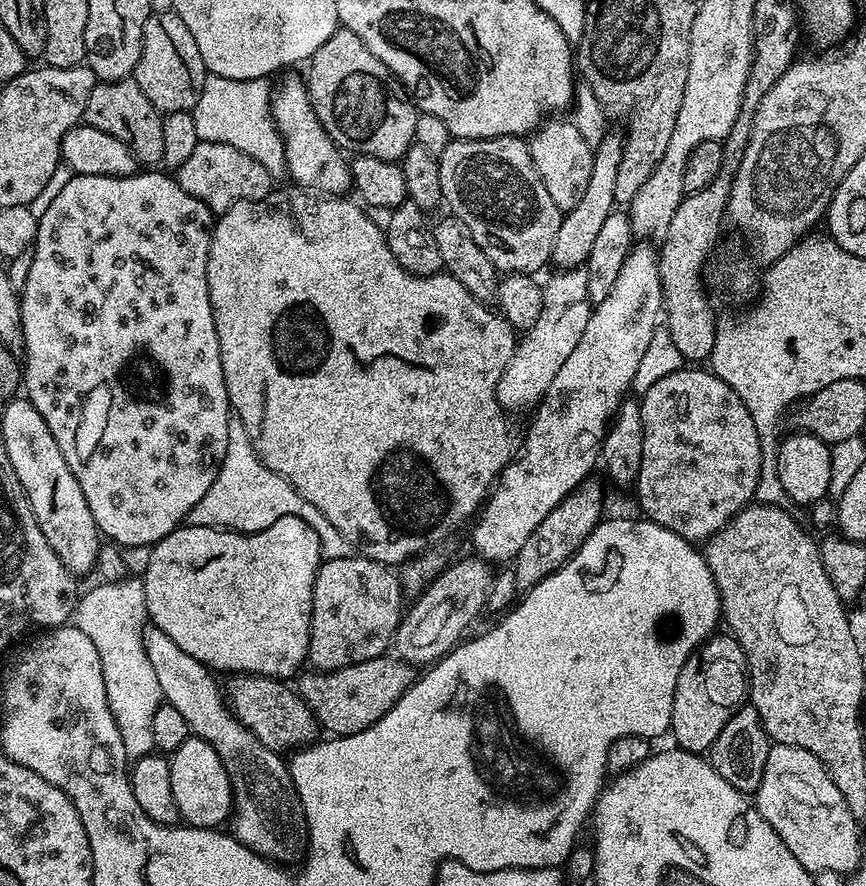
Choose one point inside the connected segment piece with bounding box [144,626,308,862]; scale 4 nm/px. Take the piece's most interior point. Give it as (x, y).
(268, 817)

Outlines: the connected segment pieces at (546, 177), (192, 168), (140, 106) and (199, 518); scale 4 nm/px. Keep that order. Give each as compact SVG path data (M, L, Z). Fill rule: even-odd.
M556 118L545 123L531 137L528 149L542 178L542 186L546 186L554 206L558 206L561 214L566 214L574 210L578 202L582 202L582 194L586 194L586 186L590 186L590 172L594 170L594 149L586 144L586 140L582 138L571 119L560 119L564 118Z
M201 140L198 146L194 146L194 151L187 162L182 162L182 166L175 169L174 179L182 186L182 190L186 190L186 194L198 198L198 202L205 204L208 211L213 214L226 211L230 206L234 206L234 202L265 200L274 190L274 177L266 170L266 166L262 166L262 162L250 158L250 154L242 154L242 150L234 150L234 146L226 146L226 142Z
M135 78L96 83L94 90L90 90L83 118L83 123L102 130L102 134L110 134L118 138L118 142L126 142L132 155L144 166L156 166L162 161L163 121L164 116L152 105L150 98L142 94Z
M239 418L229 419L230 434L228 435L227 453L224 461L220 464L220 473L214 478L210 490L190 510L187 518L189 525L197 524L207 528L222 528L230 532L261 532L266 526L274 526L280 518L287 516L300 516L302 522L306 522L318 534L320 543L320 554L324 560L334 558L346 558L353 555L354 545L352 541L340 533L335 526L330 526L326 514L322 514L290 482L286 482L278 474L271 472L266 465L260 461L254 450L252 440L244 423Z

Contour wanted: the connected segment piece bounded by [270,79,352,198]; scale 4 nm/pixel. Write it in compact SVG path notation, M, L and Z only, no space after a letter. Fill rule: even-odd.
M303 79L288 80L285 84L275 85L270 96L272 119L284 139L284 153L288 166L287 175L297 180L301 189L323 197L345 195L352 188L352 165L349 157L330 138L328 131L316 116L308 97Z

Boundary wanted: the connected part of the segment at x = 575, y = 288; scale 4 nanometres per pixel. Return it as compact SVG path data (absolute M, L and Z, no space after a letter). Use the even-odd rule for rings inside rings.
M584 266L556 270L548 281L543 281L542 314L538 314L538 322L519 337L506 370L502 370L502 378L498 378L496 397L505 413L535 409L544 399L550 382L554 382L554 374L562 370L566 358L570 358L574 346L578 346L594 307L590 290L586 290L586 272Z

